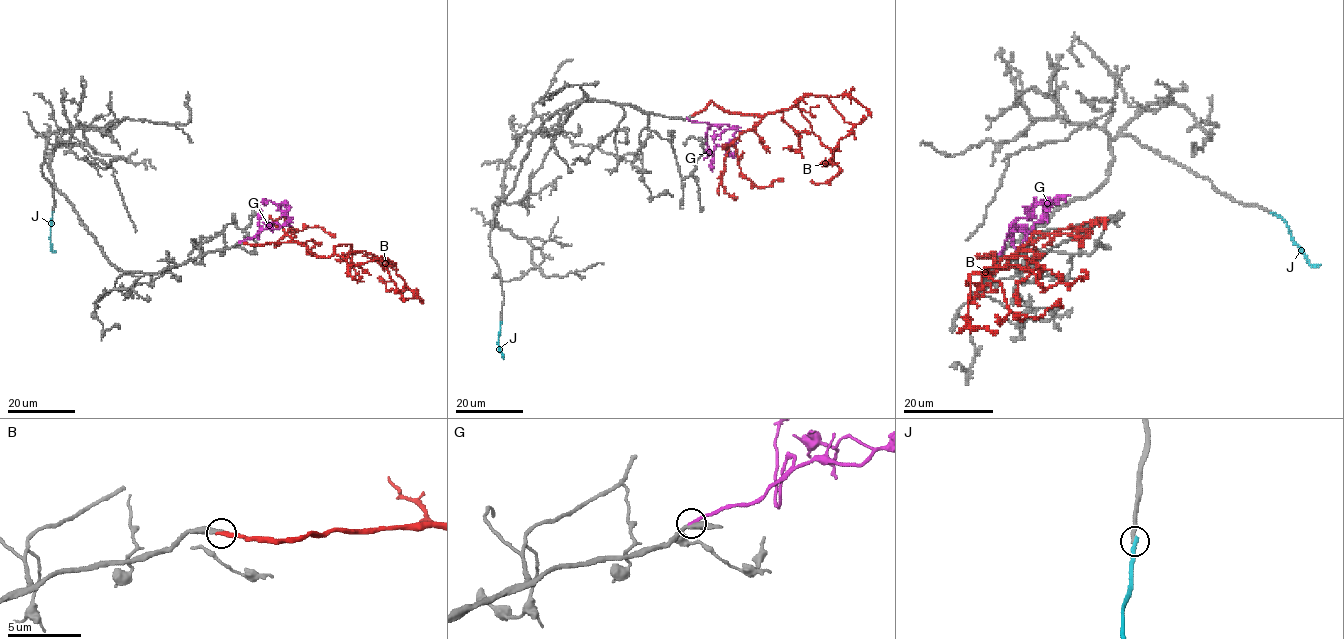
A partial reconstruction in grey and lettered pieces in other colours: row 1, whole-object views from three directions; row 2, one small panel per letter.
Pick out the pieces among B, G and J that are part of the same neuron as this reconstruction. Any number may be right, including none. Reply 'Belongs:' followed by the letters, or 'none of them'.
Belongs: B

